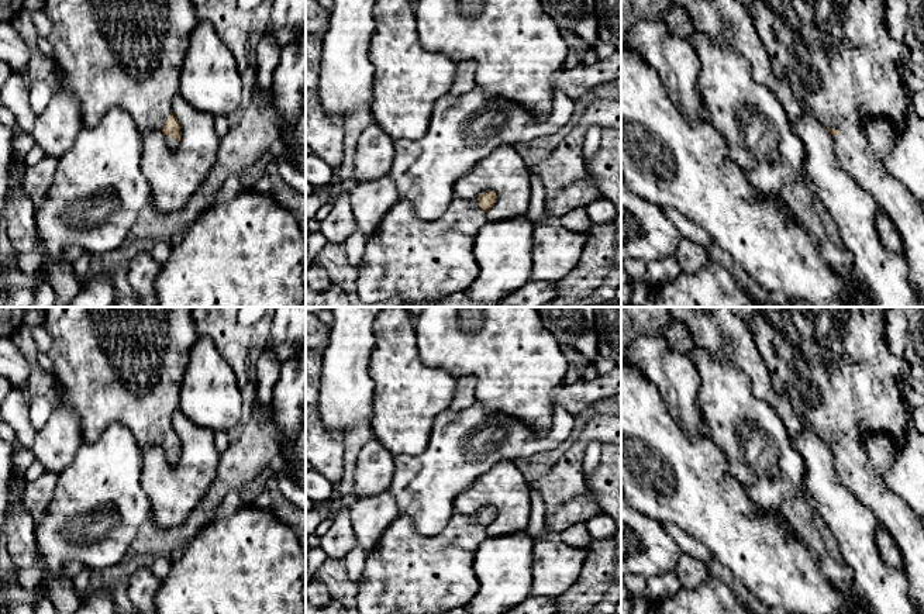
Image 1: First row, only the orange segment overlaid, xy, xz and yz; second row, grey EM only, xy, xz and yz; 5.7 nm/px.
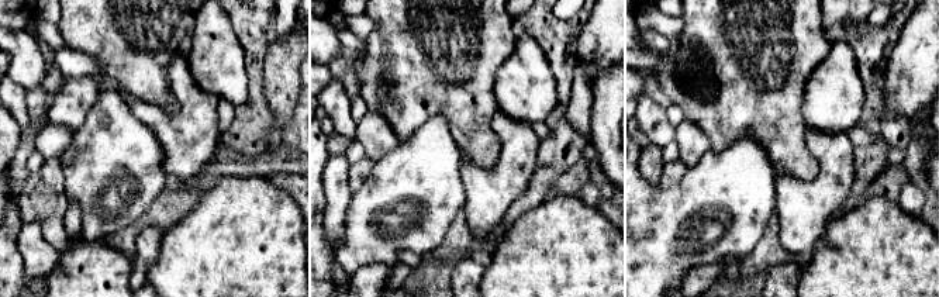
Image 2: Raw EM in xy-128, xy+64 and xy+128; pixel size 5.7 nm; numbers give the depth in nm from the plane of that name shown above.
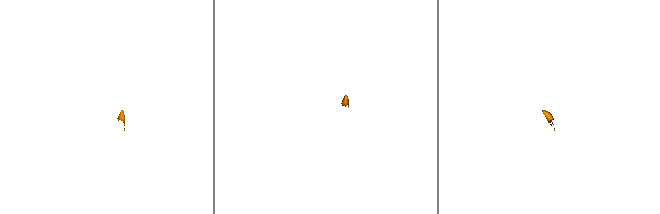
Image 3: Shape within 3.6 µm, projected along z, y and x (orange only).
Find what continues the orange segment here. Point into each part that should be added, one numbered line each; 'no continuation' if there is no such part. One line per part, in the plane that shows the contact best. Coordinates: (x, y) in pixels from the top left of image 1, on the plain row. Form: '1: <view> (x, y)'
1: yz (834, 364)

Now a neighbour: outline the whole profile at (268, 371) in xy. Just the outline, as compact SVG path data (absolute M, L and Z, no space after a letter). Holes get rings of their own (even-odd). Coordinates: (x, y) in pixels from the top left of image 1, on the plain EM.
M268 348L256 363L256 401L255 404L269 406L273 401L273 387L279 379L280 366Z

